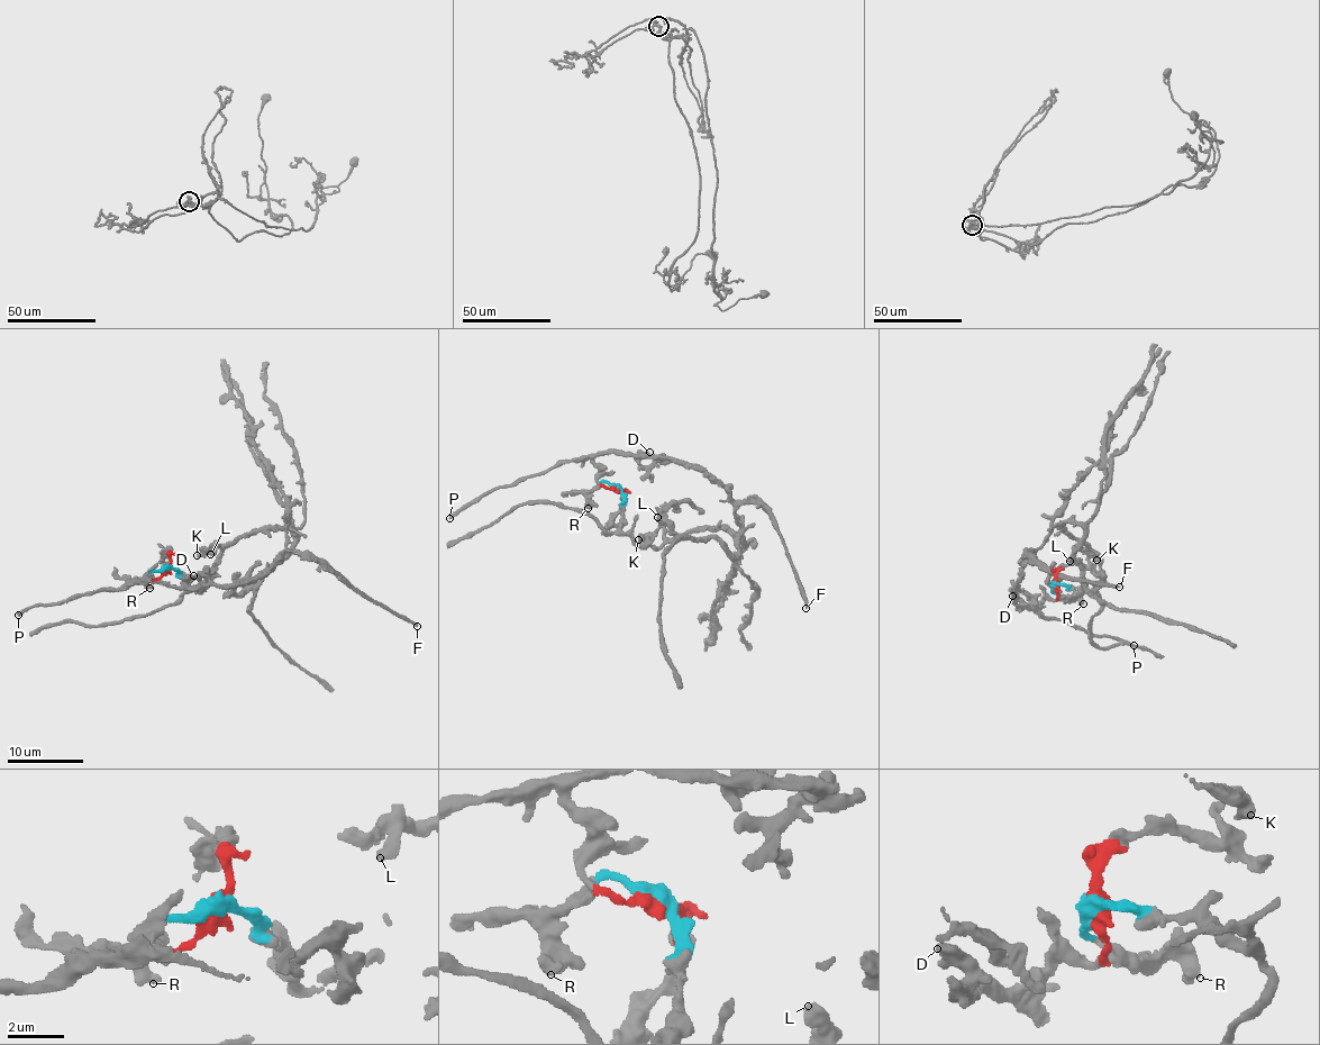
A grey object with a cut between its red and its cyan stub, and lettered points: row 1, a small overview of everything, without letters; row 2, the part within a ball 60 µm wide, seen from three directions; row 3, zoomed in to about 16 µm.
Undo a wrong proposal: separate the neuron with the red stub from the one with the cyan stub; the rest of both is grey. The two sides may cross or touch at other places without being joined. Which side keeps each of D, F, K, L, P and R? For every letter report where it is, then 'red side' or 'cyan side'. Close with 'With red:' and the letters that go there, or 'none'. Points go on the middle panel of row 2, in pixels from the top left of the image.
D: place (649, 452); red side
F: place (806, 608); red side
K: place (638, 539); cyan side
L: place (657, 517); cyan side
P: place (449, 518); red side
R: place (588, 508); cyan side
With red: D, F, P

